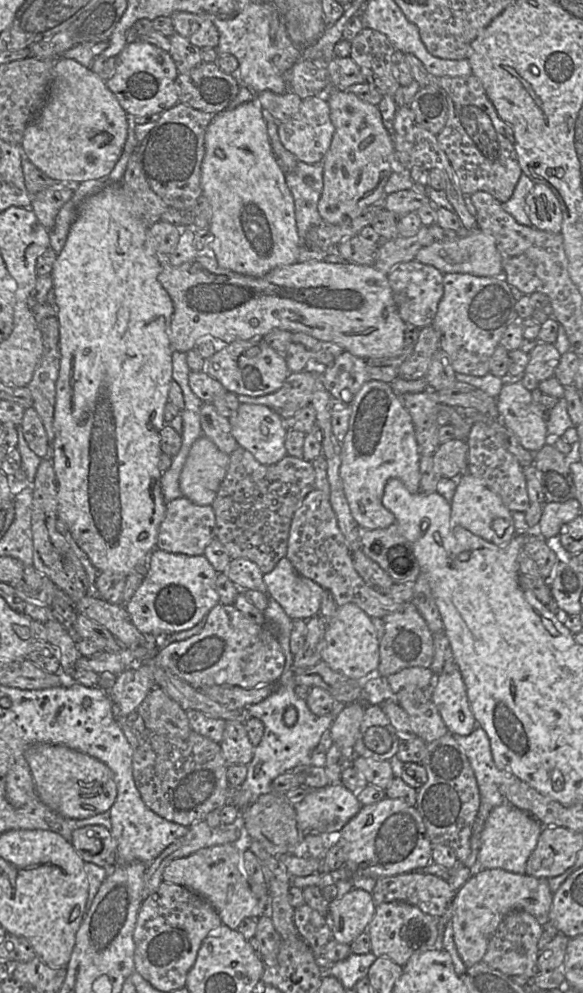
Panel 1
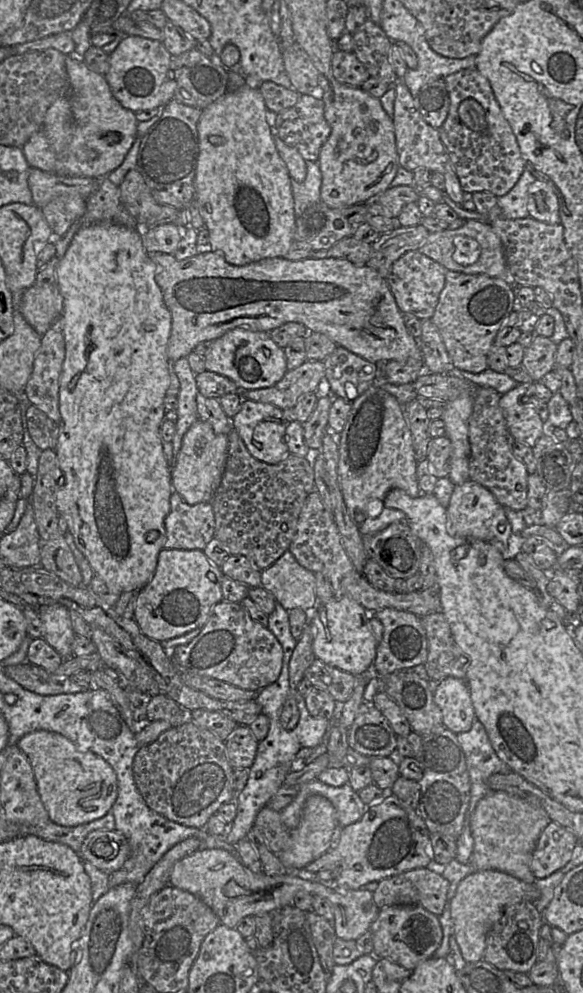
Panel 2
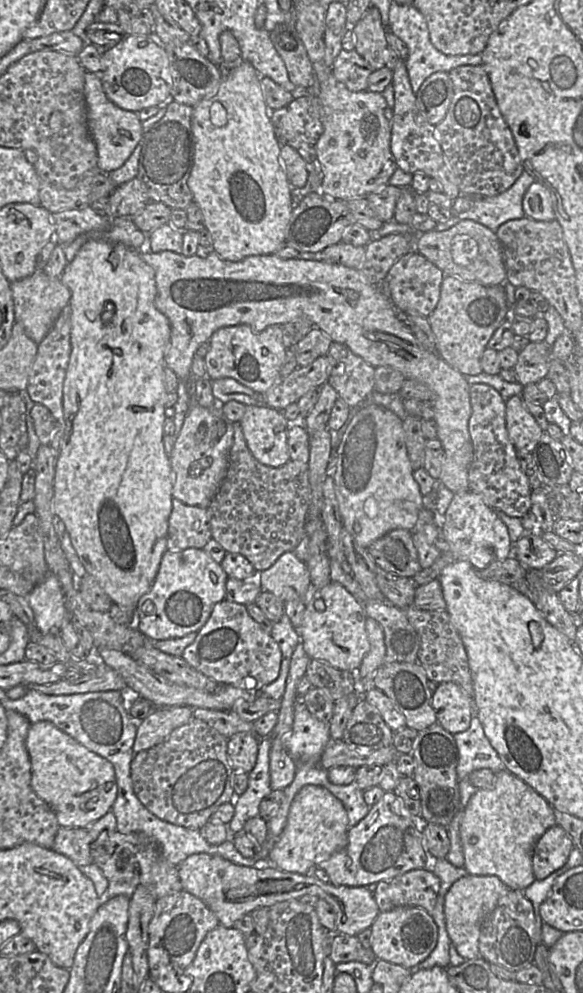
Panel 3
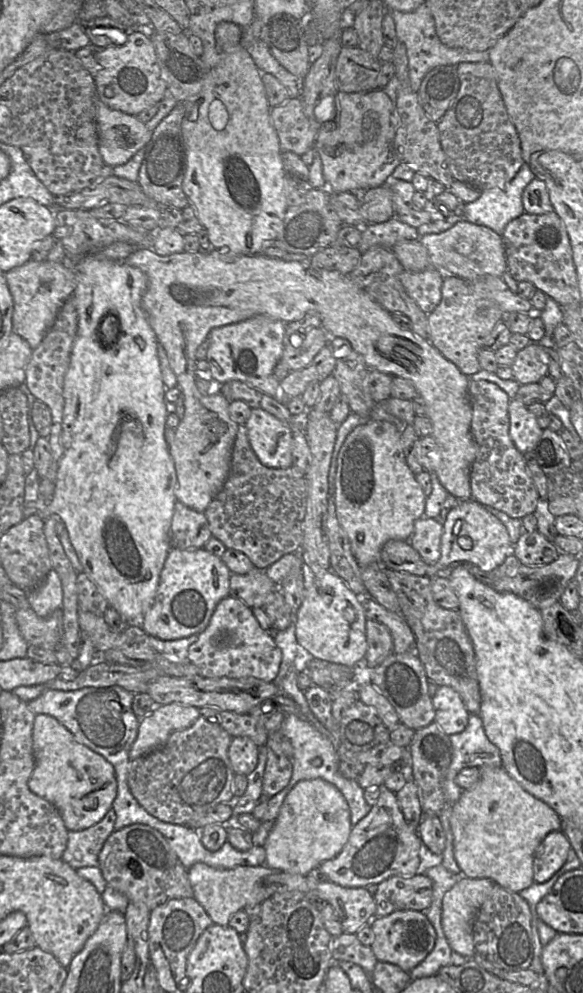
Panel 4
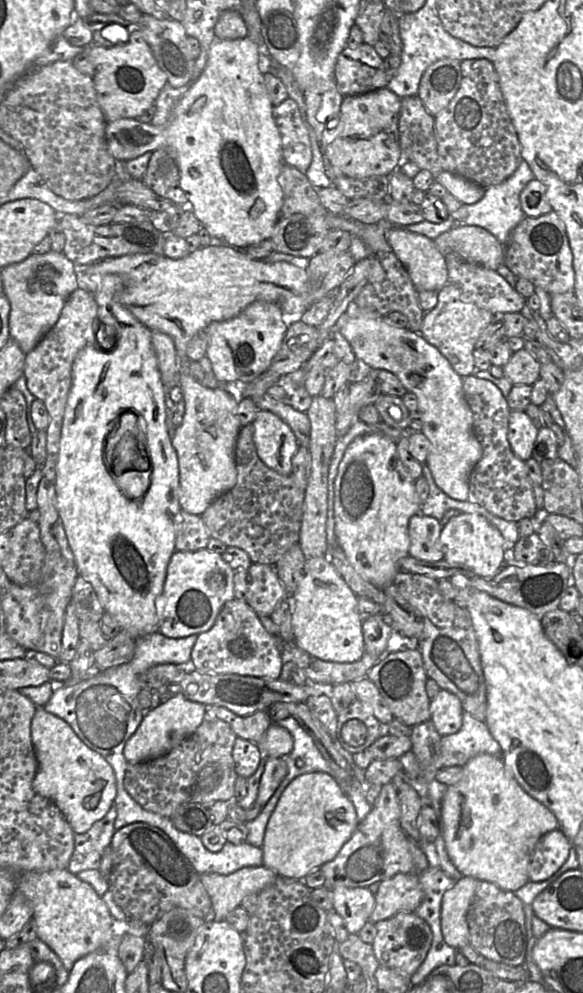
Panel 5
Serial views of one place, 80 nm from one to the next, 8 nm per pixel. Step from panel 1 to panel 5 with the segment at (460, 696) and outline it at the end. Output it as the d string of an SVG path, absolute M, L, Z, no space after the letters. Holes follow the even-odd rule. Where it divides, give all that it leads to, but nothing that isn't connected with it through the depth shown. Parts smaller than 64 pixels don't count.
M440 689L430 701L431 721L443 737L458 732L463 722L463 707L456 695Z

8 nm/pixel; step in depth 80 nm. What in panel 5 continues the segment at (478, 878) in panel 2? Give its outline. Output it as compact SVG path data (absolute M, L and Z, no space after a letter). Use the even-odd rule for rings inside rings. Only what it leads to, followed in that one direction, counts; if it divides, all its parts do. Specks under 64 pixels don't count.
M462 877L442 896L442 936L446 944L457 951L469 945L467 913L478 886L478 880L472 877Z

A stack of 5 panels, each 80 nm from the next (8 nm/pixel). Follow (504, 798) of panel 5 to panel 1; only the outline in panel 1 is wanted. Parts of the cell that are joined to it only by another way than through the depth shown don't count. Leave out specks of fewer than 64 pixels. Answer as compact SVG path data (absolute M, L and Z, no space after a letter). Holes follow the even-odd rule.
M509 802L493 808L481 833L477 864L481 869L499 868L516 874L526 874L527 860L537 845L543 827L529 813Z

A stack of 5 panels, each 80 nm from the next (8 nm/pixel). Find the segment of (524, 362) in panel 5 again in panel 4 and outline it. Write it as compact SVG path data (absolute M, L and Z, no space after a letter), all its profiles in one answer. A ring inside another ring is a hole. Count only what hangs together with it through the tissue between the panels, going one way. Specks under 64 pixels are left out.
M530 343L518 351L511 369L513 380L520 385L538 383L541 378L546 376L548 367L539 344Z

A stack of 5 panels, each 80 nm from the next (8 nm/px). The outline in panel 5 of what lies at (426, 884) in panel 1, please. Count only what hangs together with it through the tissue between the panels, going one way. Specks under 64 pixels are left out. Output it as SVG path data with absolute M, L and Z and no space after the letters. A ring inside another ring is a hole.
M417 873L396 874L379 882L369 922L376 923L398 913L413 912L423 900Z

